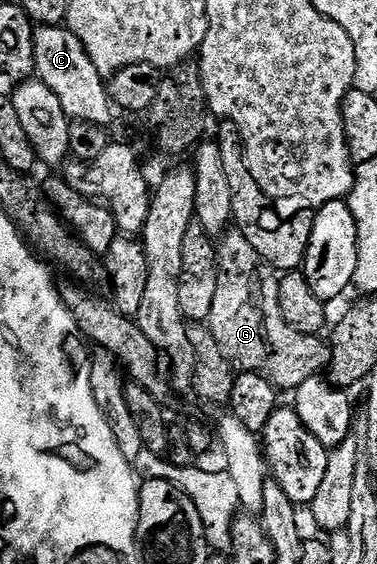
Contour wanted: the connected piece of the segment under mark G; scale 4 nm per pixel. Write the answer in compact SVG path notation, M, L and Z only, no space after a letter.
M229 228L223 234L222 240L216 250L216 257L220 261L220 286L214 294L214 307L210 307L210 315L206 322L222 351L240 373L262 375L280 391L295 391L299 385L306 383L306 379L321 376L328 369L332 357L329 342L316 335L297 335L294 327L290 327L290 323L282 319L280 277L277 270L267 265L262 255L258 255L258 251L254 251L254 247L246 243L246 235L242 235L239 229Z

